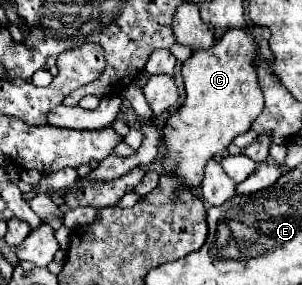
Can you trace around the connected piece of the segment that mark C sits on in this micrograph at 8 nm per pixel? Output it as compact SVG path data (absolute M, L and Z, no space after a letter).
M248 28L228 30L212 48L192 52L192 56L182 64L186 100L168 116L162 128L162 144L166 154L160 158L160 164L168 174L180 178L184 188L194 190L200 186L206 162L224 152L232 140L238 134L244 134L260 114L262 90L254 68L256 50L256 40Z

